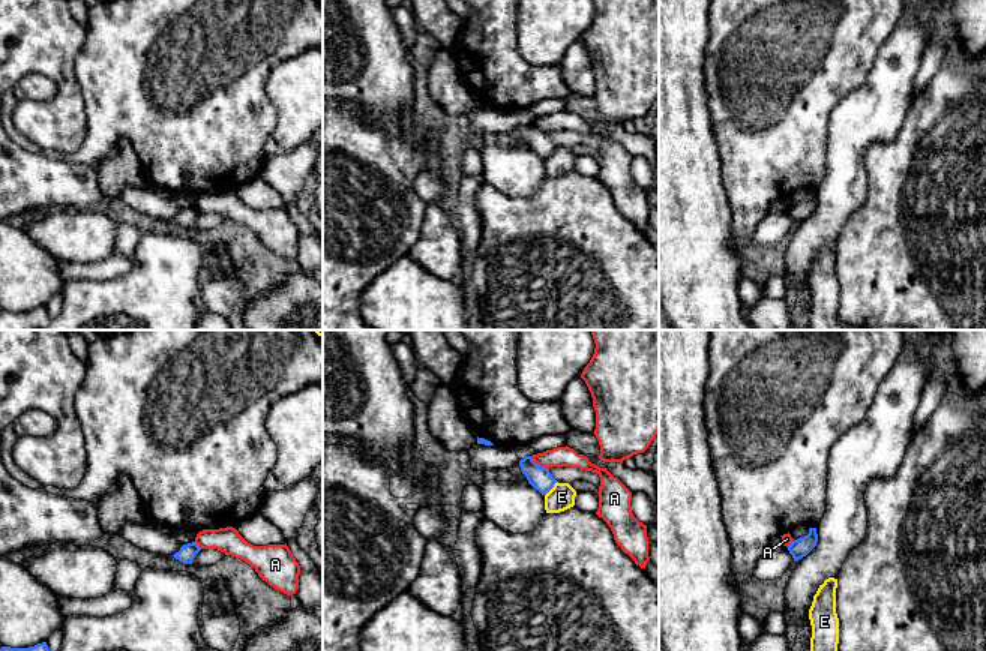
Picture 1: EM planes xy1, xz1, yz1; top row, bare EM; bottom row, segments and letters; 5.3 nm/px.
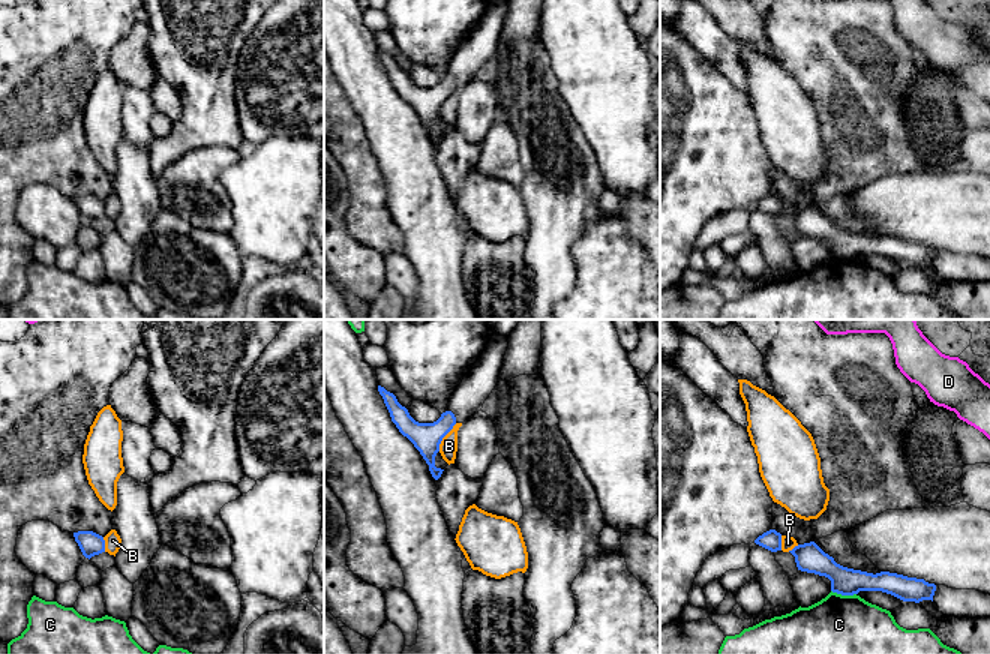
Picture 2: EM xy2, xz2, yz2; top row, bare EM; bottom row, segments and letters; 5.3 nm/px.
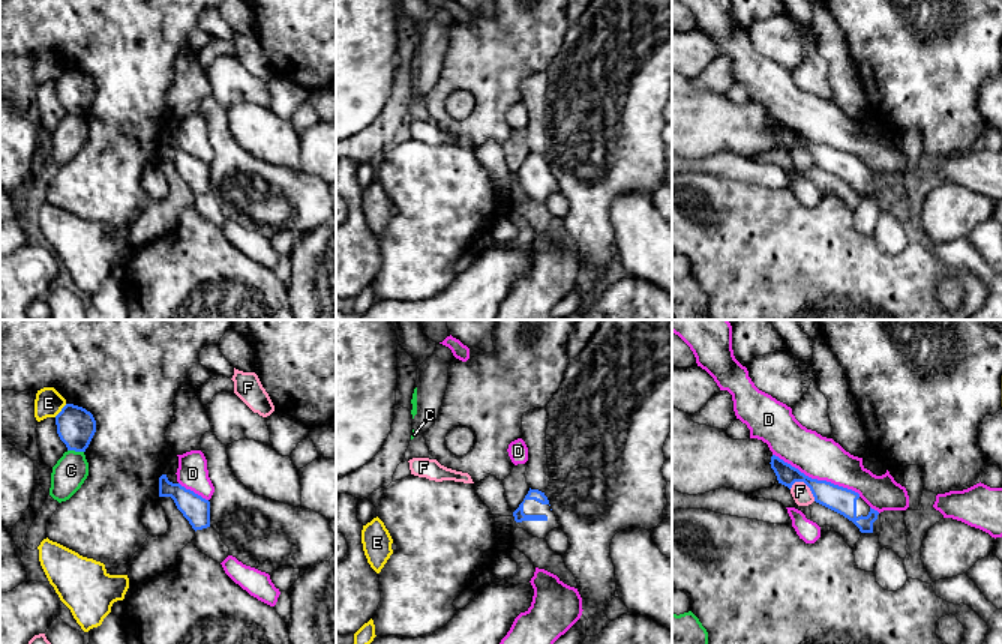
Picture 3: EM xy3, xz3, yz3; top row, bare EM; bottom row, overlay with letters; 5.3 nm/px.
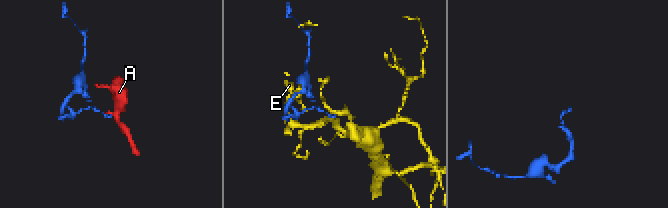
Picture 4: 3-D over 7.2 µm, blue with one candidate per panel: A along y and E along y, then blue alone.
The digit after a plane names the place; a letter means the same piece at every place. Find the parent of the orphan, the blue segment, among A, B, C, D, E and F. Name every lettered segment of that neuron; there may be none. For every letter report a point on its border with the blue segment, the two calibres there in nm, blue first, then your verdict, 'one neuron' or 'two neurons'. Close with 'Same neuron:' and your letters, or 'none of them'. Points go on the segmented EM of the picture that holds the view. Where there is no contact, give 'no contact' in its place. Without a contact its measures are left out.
A: contact xz1 (539, 465); calibres 120 and 110 nm; two neurons
B: contact xz2 (444, 435); calibres 160 and 100 nm; two neurons
C: contact yz2 (843, 594); calibres 150 and 320 nm; two neurons
D: contact yz3 (816, 479); calibres 140 and 220 nm; two neurons
E: contact xz1 (551, 488); calibres 120 and 140 nm; two neurons
F: contact yz3 (806, 484); calibres 140 and 100 nm; two neurons
Same neuron: none of them

